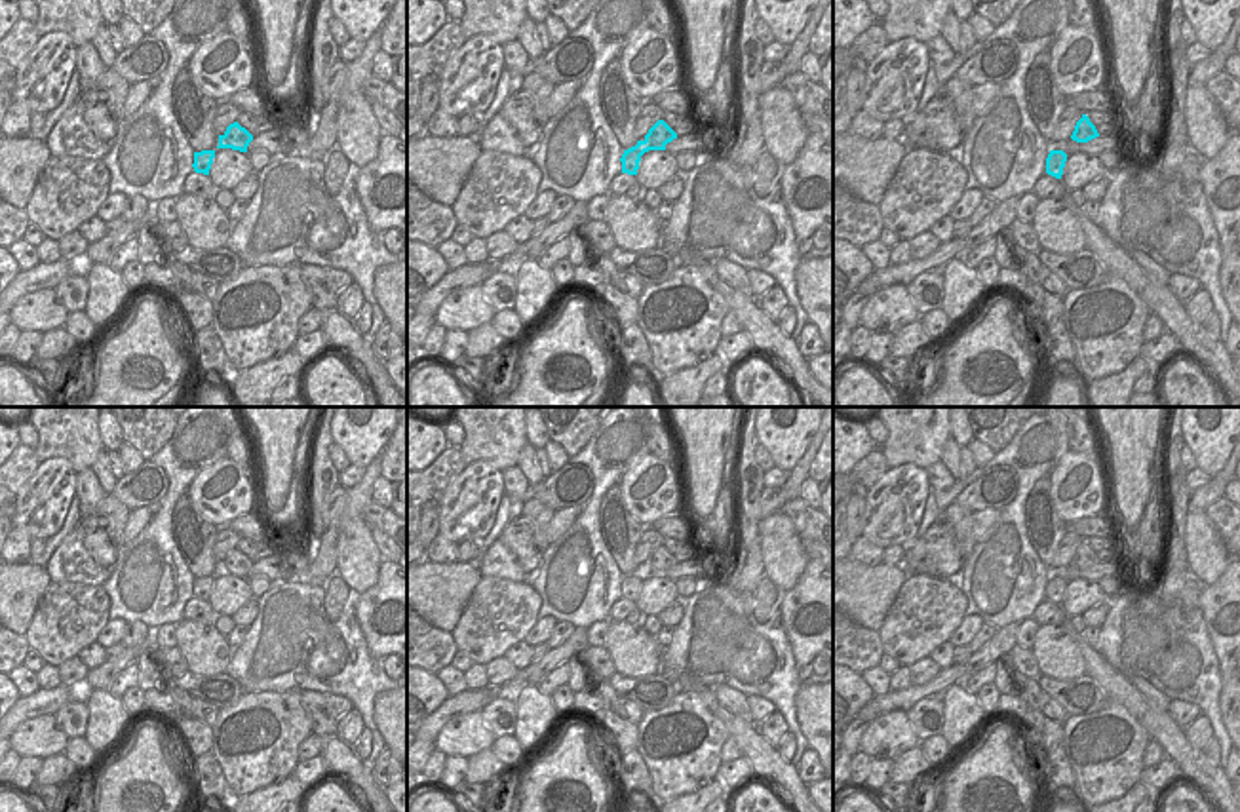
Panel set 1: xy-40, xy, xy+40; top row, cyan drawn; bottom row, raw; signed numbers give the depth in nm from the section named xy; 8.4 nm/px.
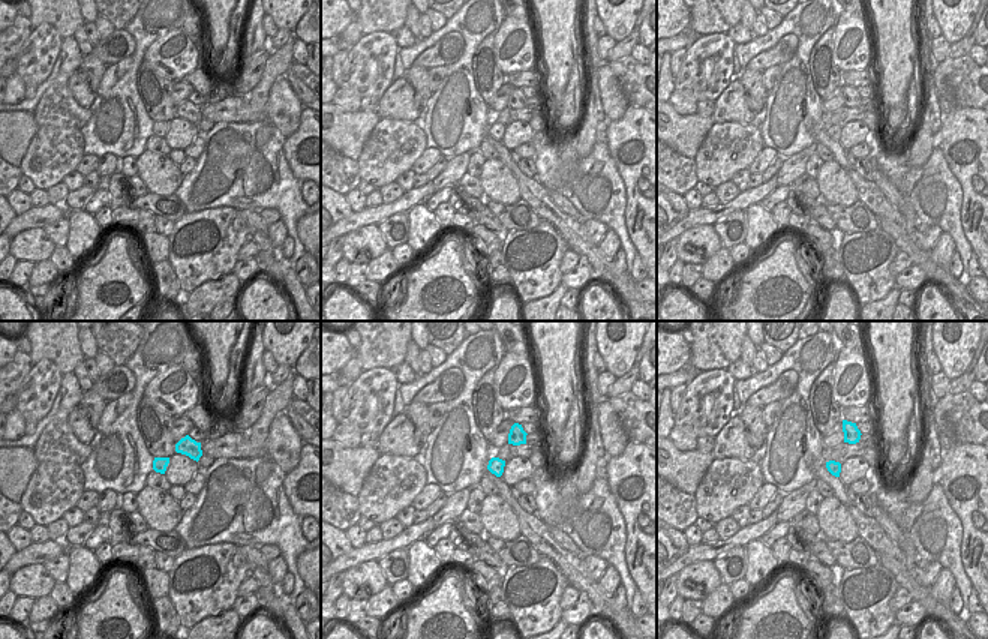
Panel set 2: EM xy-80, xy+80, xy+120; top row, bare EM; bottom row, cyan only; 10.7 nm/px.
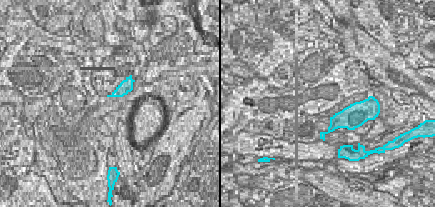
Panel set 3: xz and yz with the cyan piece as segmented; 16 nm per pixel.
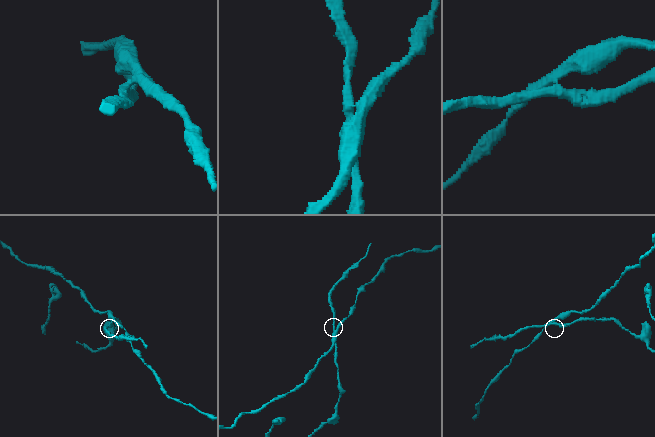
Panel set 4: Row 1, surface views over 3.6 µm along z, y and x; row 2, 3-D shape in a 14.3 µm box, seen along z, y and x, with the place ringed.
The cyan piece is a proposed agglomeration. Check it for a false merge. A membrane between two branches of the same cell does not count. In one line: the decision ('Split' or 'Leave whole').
Split

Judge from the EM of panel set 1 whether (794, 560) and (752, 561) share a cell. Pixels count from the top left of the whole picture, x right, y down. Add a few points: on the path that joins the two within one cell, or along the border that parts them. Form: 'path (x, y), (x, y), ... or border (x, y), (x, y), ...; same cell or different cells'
border (757, 535), (765, 575); different cells

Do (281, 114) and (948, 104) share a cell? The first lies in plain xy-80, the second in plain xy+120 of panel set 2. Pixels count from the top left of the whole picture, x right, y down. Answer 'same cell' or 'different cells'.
same cell

